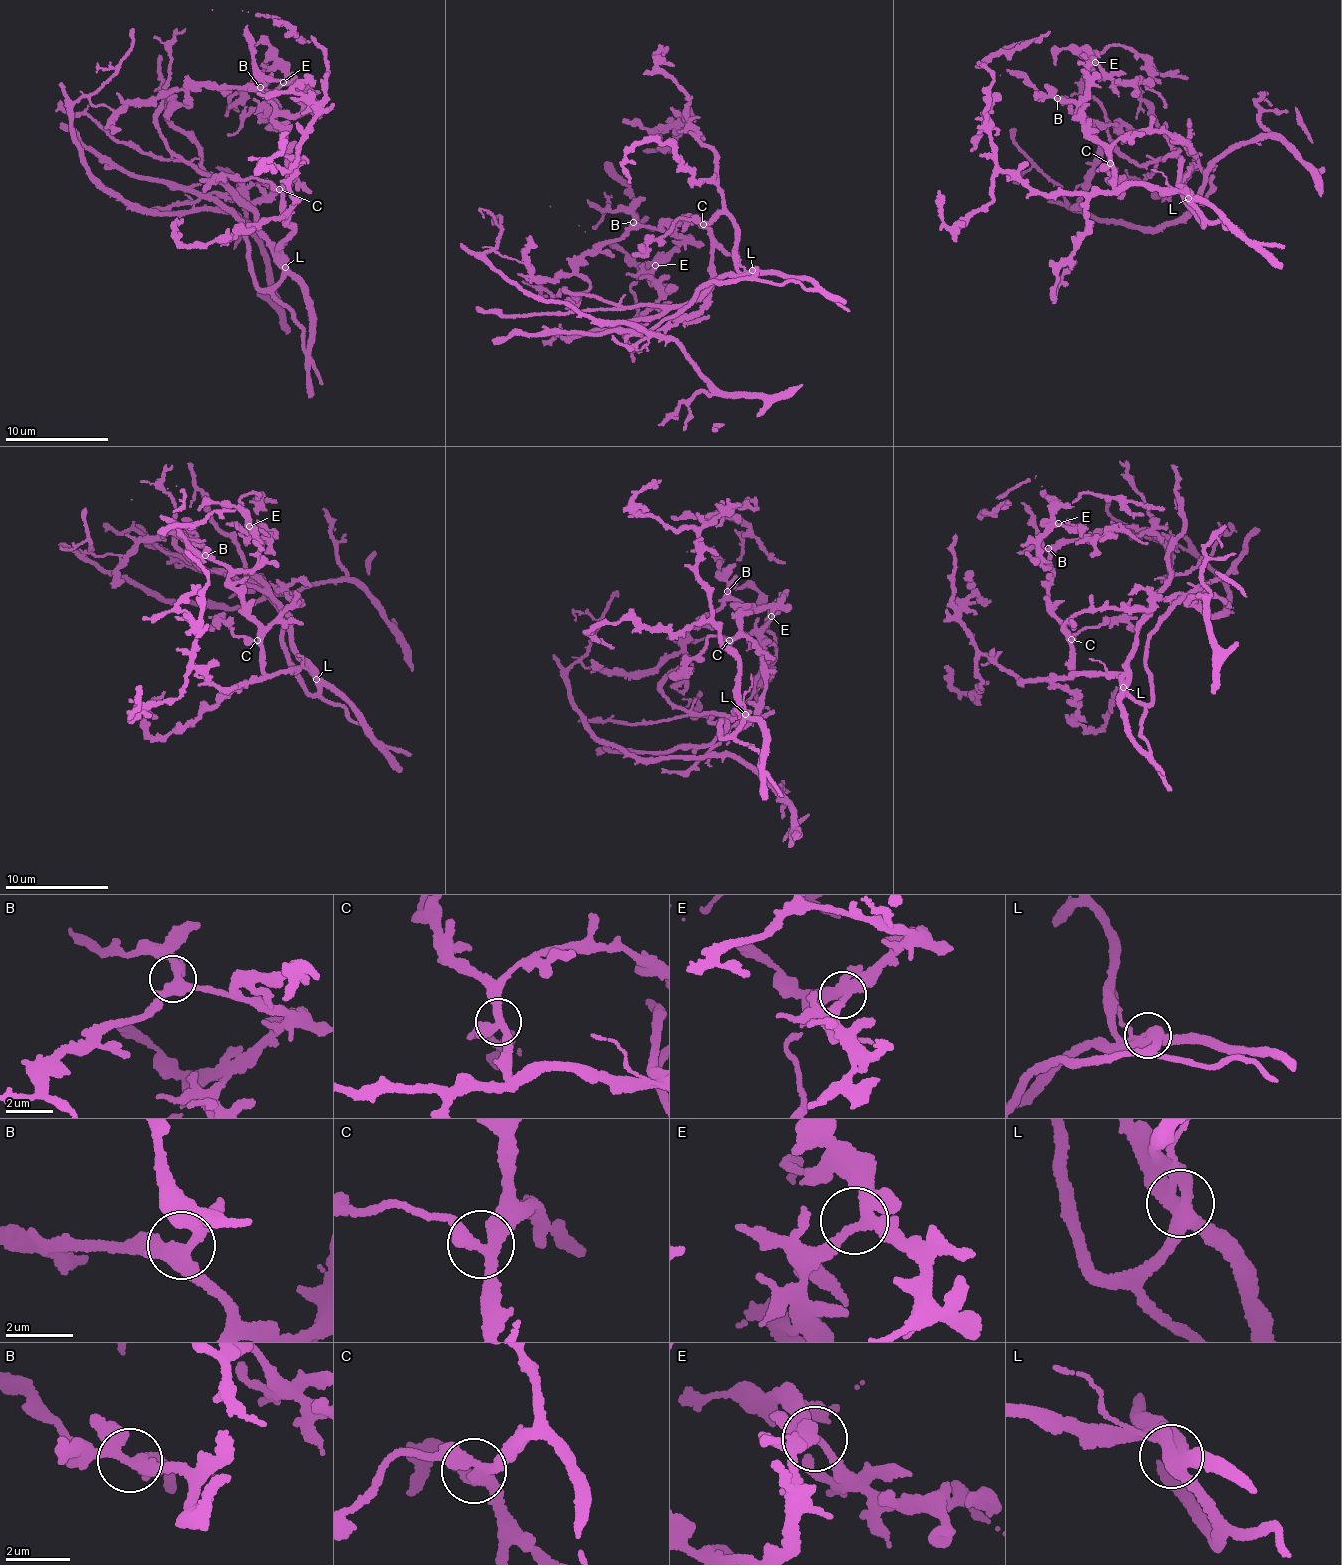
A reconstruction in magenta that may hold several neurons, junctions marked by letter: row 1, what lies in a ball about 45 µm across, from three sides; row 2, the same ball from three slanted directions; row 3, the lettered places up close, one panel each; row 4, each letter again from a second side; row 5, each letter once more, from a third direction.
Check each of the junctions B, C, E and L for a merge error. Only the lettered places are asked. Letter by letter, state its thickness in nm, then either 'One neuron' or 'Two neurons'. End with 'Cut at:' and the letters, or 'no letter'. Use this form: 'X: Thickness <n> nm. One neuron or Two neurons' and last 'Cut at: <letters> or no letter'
B: Thickness 360 nm. One neuron
C: Thickness 320 nm. One neuron
E: Thickness 320 nm. One neuron
L: Thickness 440 nm. Two neurons
Cut at: L

